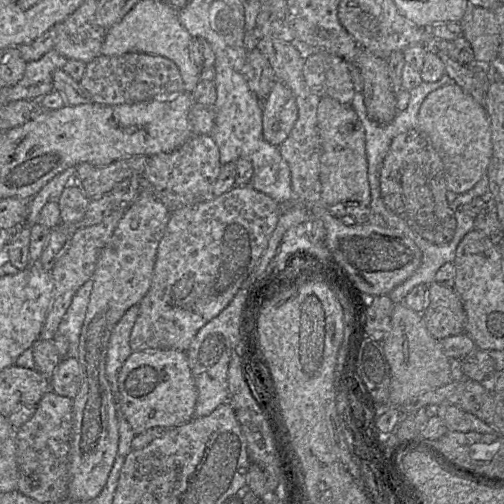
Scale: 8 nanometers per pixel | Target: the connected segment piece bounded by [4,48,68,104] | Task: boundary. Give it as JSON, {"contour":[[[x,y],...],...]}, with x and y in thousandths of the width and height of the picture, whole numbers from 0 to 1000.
{"contour":[[[107,95],[93,101],[77,117],[58,121],[52,127],[50,143],[30,169],[8,175],[8,206],[28,198],[77,198],[85,188],[105,177],[105,145],[113,137],[123,137],[135,117],[111,101]]]}

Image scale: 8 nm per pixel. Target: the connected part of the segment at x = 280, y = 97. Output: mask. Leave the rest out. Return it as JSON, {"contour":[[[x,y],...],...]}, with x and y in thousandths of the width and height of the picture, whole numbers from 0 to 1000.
{"contour":[[[550,159],[520,214],[522,272],[536,286],[554,290],[591,234],[587,194],[573,173]]]}

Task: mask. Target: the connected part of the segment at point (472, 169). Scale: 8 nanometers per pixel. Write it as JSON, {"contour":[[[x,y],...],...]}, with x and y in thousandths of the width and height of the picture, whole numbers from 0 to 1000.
{"contour":[[[903,163],[879,169],[843,192],[831,216],[827,256],[873,308],[889,377],[905,385],[927,381],[966,345],[976,310],[972,234],[962,212]]]}

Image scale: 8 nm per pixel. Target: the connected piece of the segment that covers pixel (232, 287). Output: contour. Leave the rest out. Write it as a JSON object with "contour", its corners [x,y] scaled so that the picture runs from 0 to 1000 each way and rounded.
{"contour":[[[494,365],[464,367],[423,397],[339,421],[312,492],[300,565],[274,603],[274,627],[256,669],[262,696],[349,692],[369,698],[391,659],[454,605],[498,544],[530,490],[554,429],[556,407]]]}

